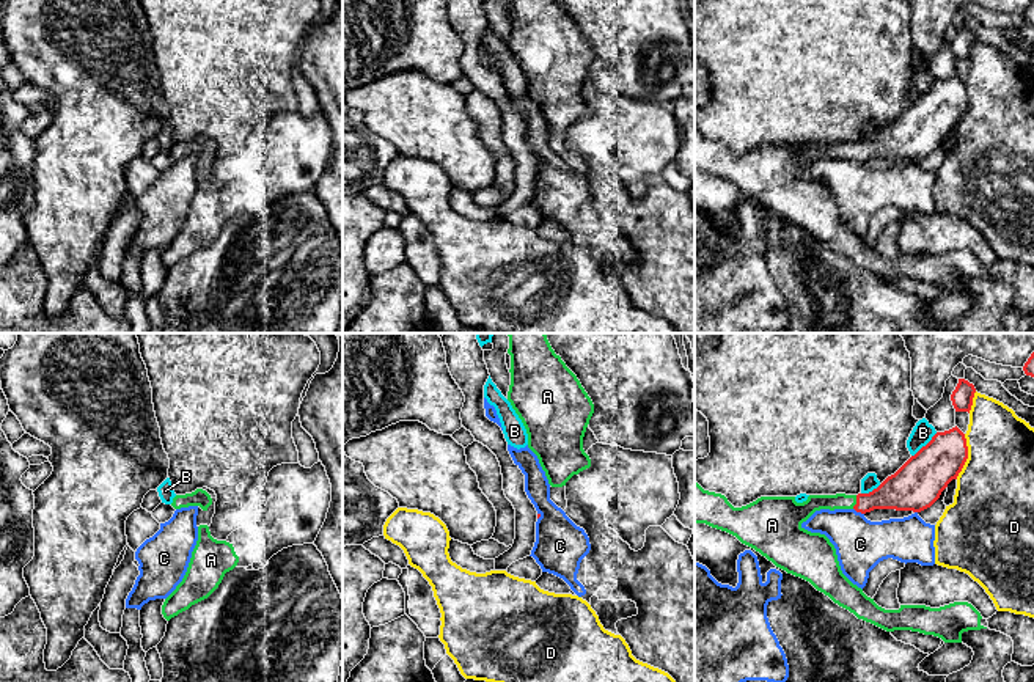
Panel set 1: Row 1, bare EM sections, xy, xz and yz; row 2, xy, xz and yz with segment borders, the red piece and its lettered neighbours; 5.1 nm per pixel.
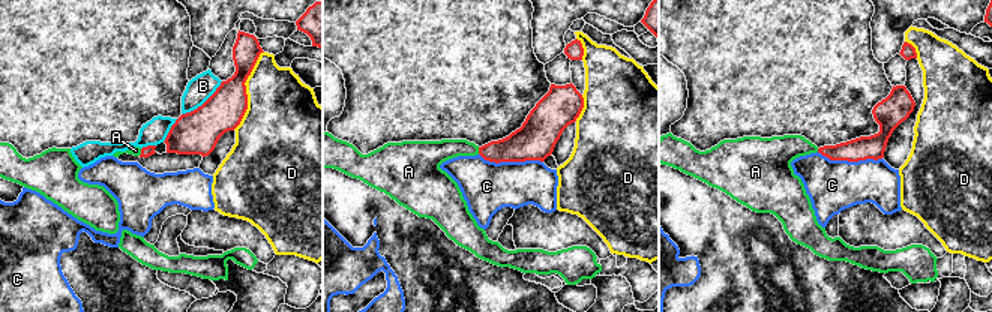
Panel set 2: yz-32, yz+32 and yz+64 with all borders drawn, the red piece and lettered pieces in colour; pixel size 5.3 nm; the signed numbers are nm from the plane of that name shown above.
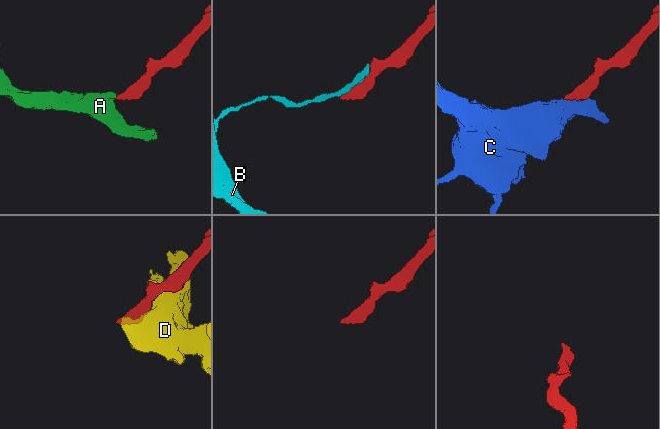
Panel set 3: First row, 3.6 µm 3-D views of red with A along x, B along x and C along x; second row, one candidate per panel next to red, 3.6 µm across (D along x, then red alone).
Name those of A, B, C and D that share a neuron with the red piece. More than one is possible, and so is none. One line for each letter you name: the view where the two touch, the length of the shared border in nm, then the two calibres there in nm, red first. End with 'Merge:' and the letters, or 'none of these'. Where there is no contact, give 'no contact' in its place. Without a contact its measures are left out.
A: contact in yz; length 80 nm; calibres 200 and 80 nm
Merge: A

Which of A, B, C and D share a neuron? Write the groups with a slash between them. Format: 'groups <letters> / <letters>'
groups A / B / C / D

